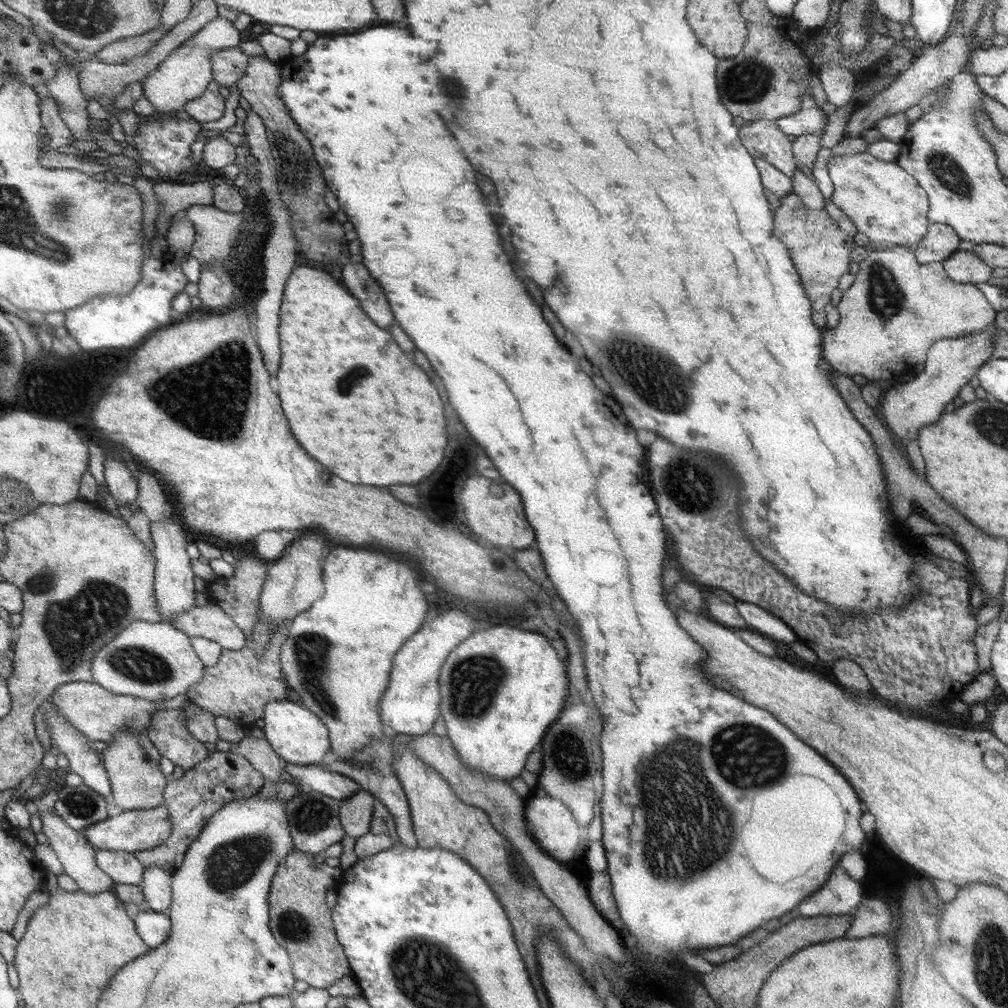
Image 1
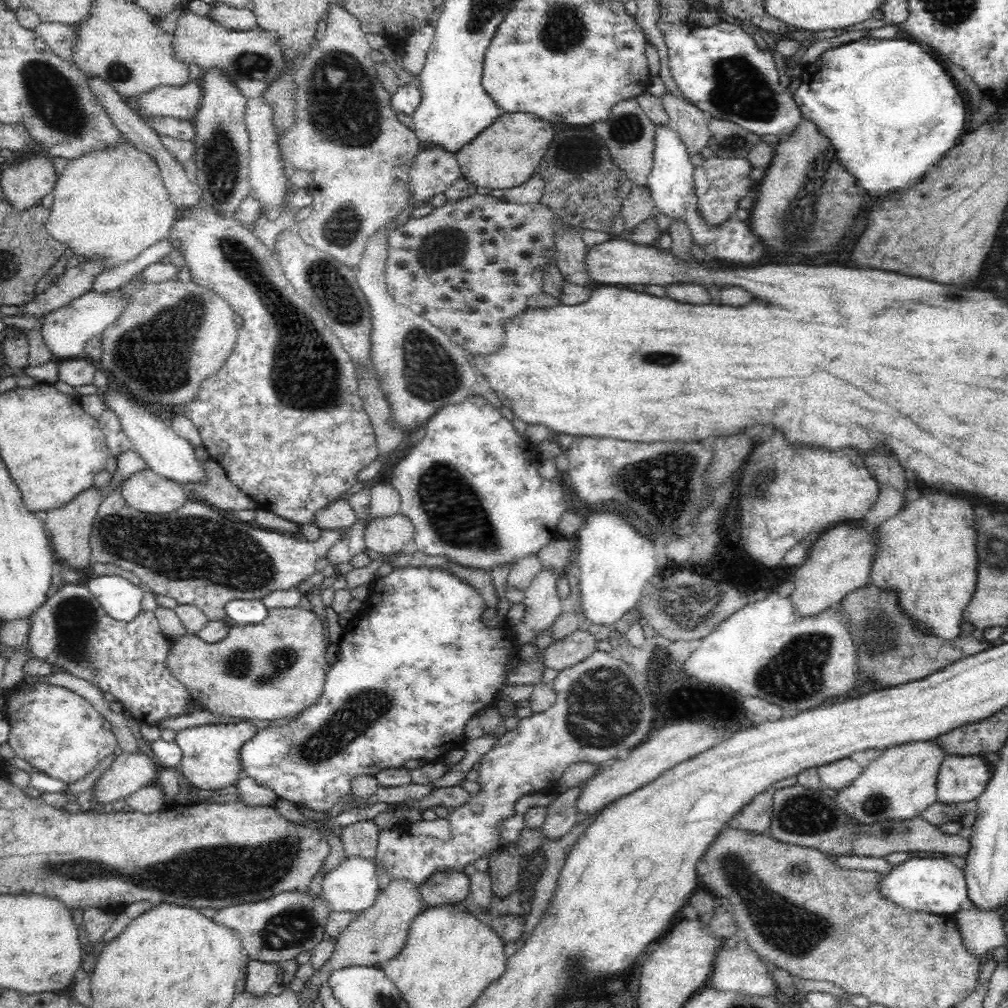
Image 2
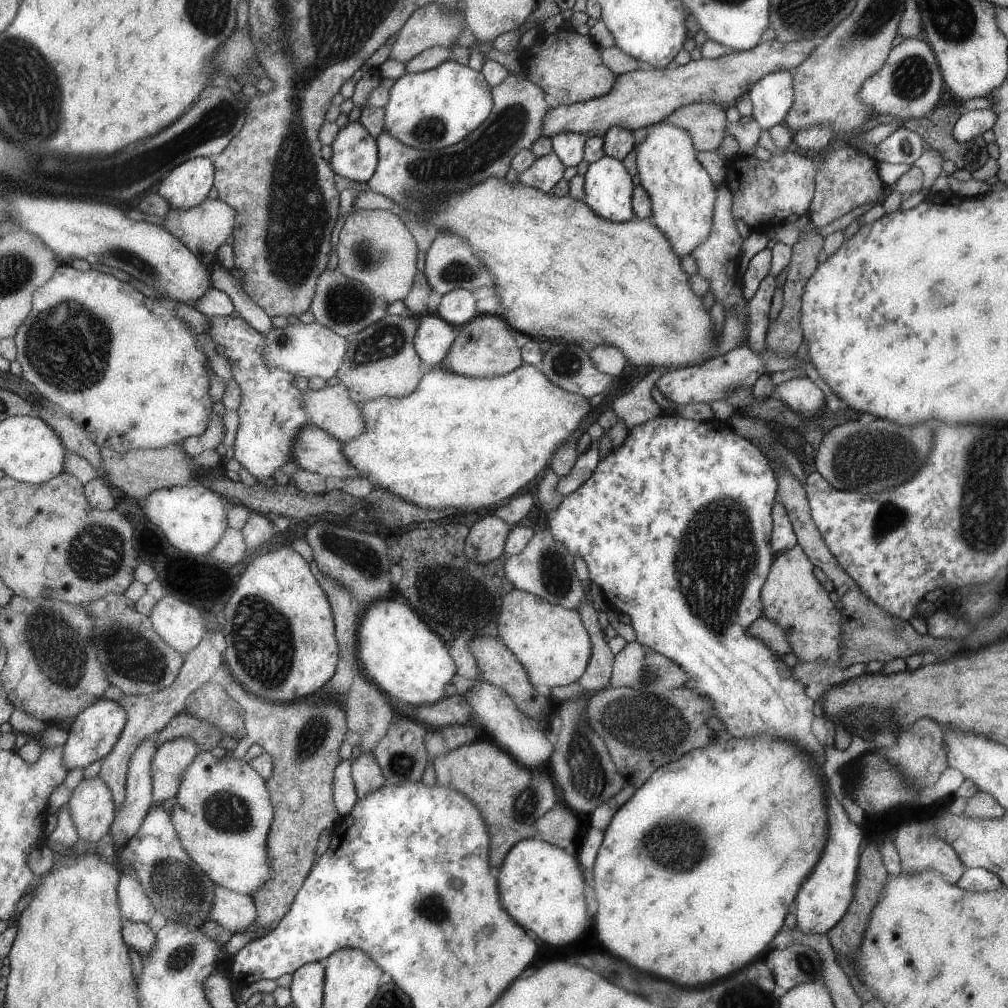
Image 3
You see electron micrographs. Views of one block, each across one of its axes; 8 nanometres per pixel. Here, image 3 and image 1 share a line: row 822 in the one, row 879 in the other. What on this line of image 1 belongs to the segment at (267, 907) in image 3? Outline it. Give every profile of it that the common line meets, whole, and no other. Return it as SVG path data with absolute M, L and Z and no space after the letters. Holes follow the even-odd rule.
M296 848L291 851L287 858L276 868L273 876L271 888L268 892L268 928L272 938L283 948L289 957L291 965L291 975L295 980L300 980L311 988L326 989L339 978L344 978L349 973L349 965L340 942L333 936L333 926L331 926L332 914L325 906L325 888L334 886L340 880L342 870L338 867L329 867L324 862L316 866L313 863L311 853L305 853Z

